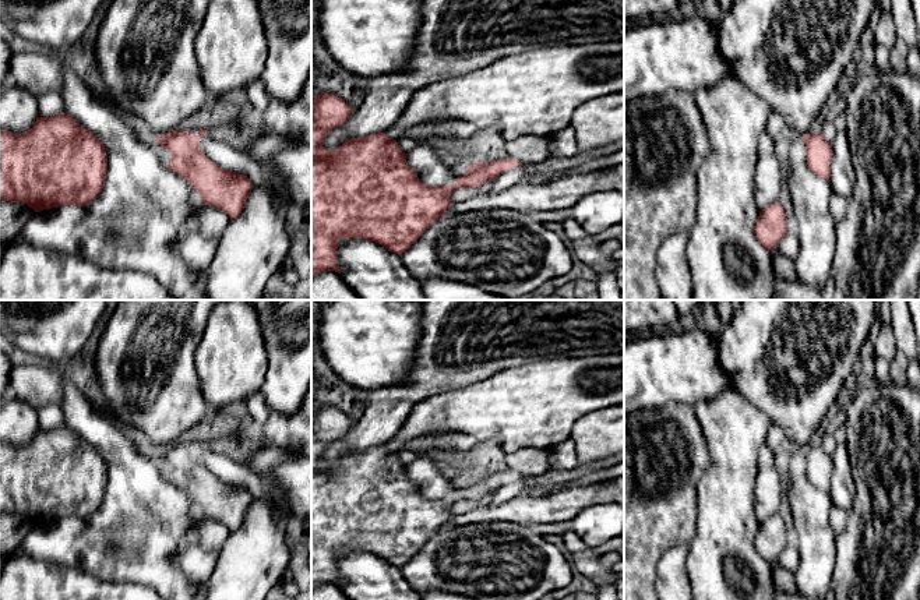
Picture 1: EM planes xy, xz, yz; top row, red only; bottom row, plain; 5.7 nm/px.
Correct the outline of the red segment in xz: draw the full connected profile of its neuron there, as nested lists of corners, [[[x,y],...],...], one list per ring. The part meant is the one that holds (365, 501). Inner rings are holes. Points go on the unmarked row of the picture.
[[[316,407],[311,413],[311,590],[320,585],[335,583],[338,579],[338,560],[343,551],[366,551],[381,557],[388,564],[402,568],[417,551],[437,534],[451,519],[450,508],[458,501],[477,501],[487,494],[494,494],[500,487],[522,476],[511,470],[491,476],[475,476],[457,491],[452,498],[430,500],[423,497],[406,474],[405,465],[398,455],[385,445],[377,445],[366,451],[352,451],[334,463],[324,460],[324,451],[343,438],[353,426],[343,412],[332,407]]]

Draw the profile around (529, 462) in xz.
[[[522,448],[505,455],[508,469],[526,479],[543,480],[547,477],[550,449]]]

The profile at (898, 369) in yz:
[[[896,350],[895,357],[889,364],[889,382],[903,387],[907,385],[909,359],[900,350]]]

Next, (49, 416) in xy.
[[[45,405],[36,409],[40,430],[66,426],[63,410],[59,405]]]

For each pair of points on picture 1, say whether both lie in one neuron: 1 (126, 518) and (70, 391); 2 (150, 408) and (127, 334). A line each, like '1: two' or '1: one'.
1: one
2: one

